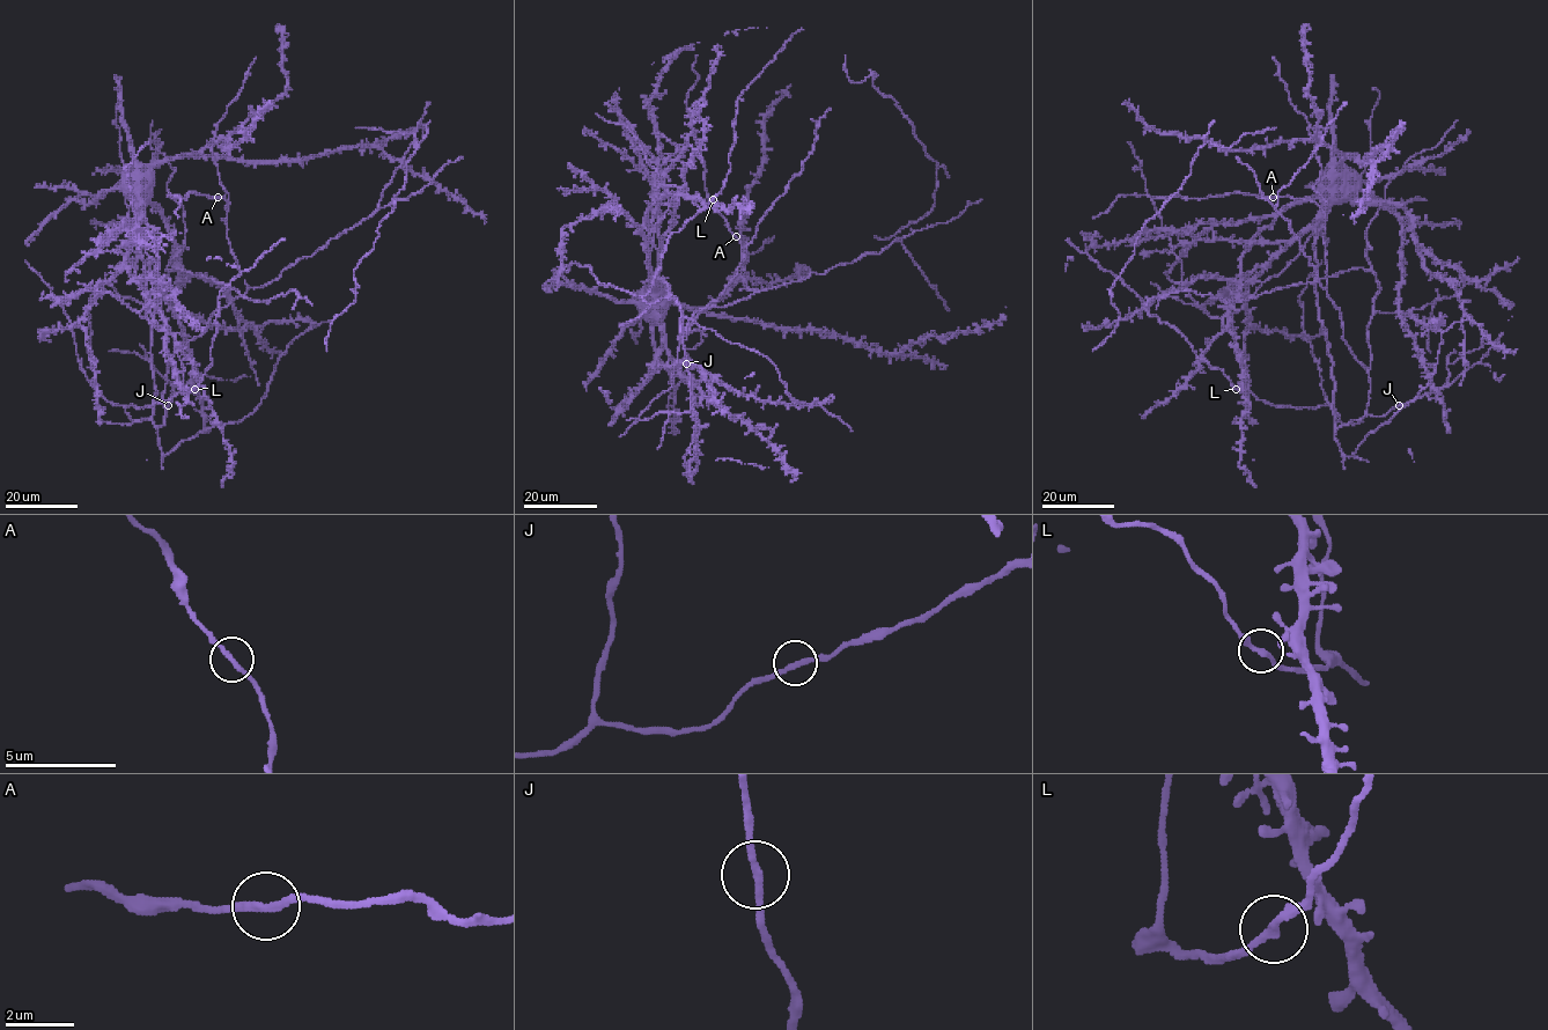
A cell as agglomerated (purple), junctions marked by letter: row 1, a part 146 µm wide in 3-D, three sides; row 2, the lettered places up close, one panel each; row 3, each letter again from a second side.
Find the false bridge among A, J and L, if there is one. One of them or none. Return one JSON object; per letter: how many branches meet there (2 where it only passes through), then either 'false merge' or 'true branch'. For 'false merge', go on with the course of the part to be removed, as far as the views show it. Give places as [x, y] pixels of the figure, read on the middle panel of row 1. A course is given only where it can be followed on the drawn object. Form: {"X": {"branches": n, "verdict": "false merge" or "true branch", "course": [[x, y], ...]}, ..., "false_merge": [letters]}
{"A": {"branches": 2, "verdict": "true branch"}, "J": {"branches": 2, "verdict": "true branch"}, "L": {"branches": 2, "verdict": "true branch"}, "false_merge": []}

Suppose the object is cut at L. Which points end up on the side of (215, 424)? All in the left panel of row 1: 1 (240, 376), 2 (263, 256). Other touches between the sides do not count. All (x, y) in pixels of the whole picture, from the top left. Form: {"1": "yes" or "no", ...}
{"1": "yes", "2": "no"}

